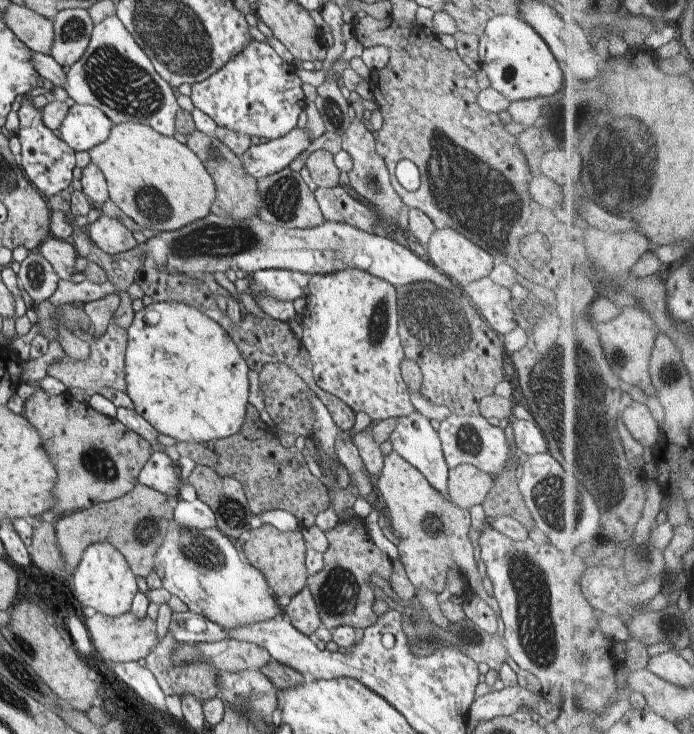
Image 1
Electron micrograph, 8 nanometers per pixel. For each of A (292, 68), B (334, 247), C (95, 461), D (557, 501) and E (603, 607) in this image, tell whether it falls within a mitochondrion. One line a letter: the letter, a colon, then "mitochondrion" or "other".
A: other
B: mitochondrion
C: mitochondrion
D: mitochondrion
E: other

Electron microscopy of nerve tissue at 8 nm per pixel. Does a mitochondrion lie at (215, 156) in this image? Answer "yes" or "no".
yes

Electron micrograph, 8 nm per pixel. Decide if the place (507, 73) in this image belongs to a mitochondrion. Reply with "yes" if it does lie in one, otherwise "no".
yes

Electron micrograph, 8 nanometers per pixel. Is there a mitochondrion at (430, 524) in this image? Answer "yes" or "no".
yes

